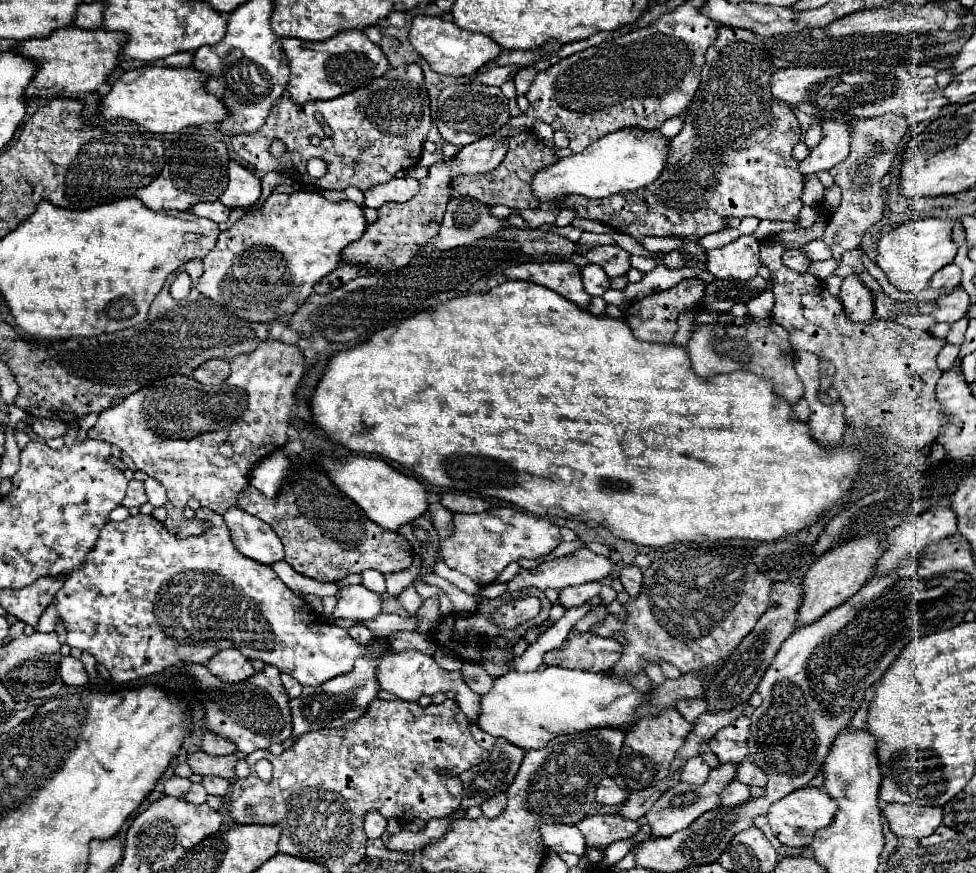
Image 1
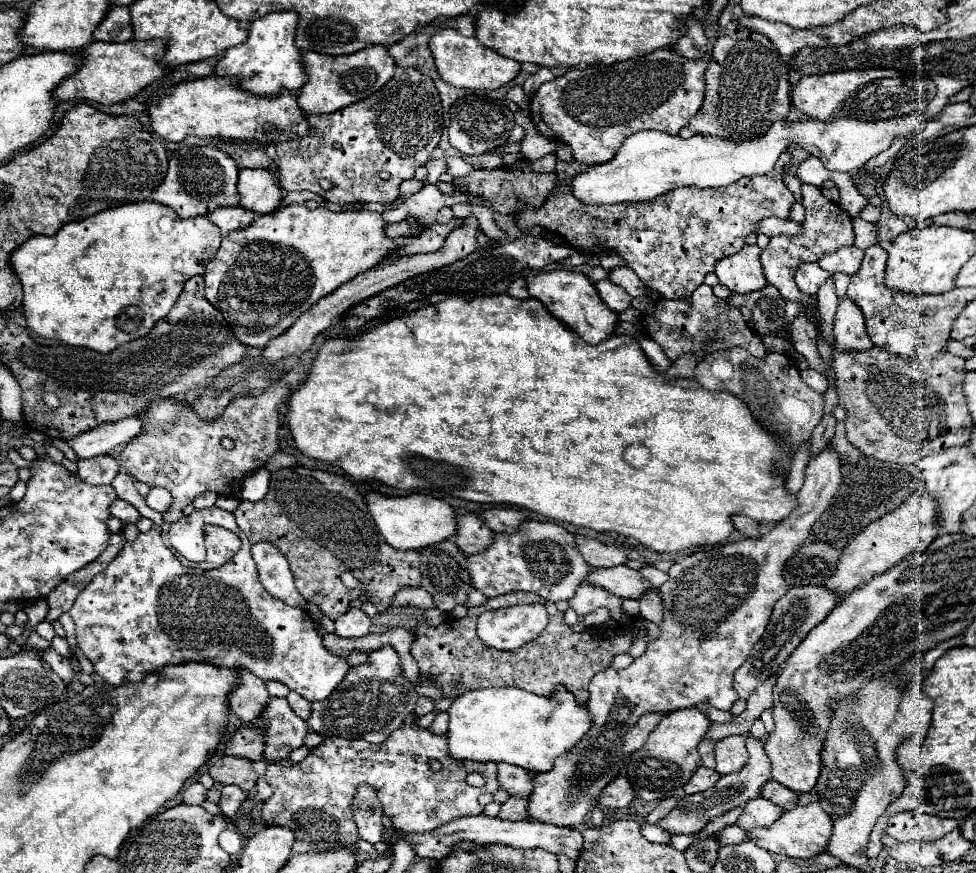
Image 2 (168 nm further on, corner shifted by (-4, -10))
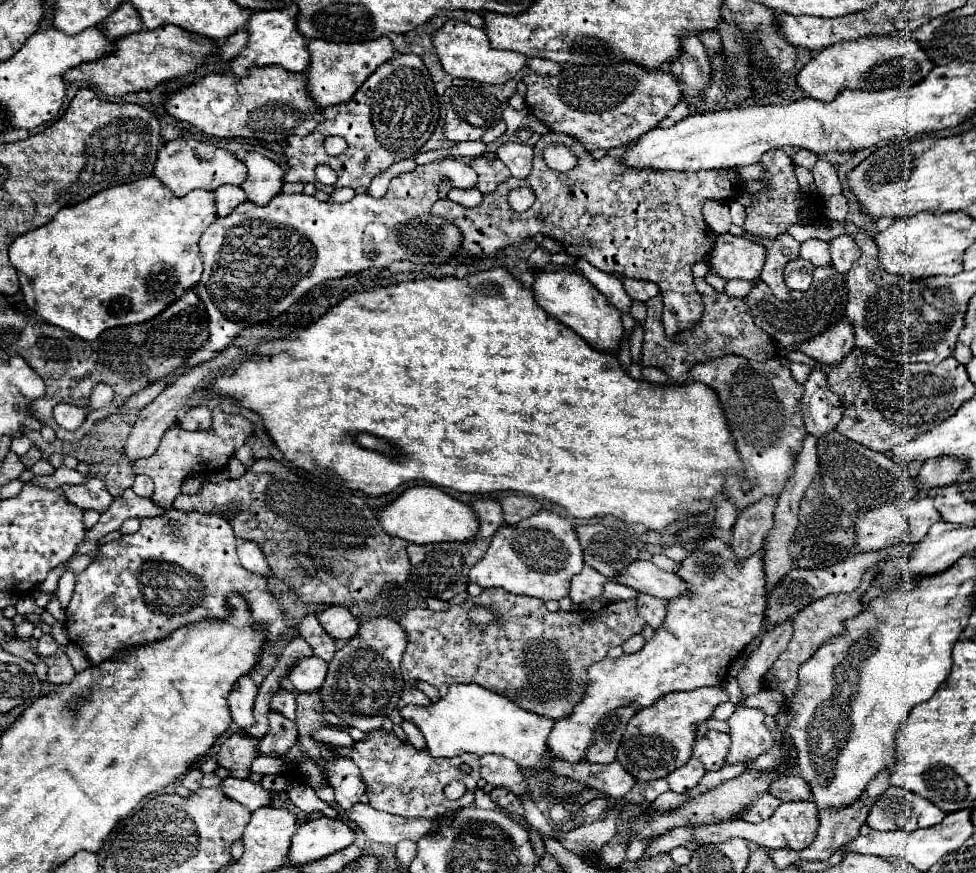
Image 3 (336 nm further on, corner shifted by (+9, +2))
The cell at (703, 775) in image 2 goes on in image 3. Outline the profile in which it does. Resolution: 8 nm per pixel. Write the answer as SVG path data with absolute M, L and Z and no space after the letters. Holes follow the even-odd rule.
M691 758L687 764L673 770L667 776L667 782L669 782L673 792L687 792L687 790L691 790L691 788L695 788L699 784L703 774L705 774L703 764L697 758Z

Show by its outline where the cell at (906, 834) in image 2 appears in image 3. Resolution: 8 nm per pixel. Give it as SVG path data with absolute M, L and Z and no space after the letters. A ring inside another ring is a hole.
M887 788L881 798L875 800L867 824L873 830L919 830L939 824L945 812L929 800L905 790Z

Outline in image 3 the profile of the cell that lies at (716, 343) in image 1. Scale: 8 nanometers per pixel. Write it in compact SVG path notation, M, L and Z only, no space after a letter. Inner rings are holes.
M725 356L695 364L689 370L691 380L699 380L713 390L721 400L727 424L737 440L737 450L745 464L745 478L755 482L751 492L741 490L741 476L725 480L725 496L743 510L763 496L779 496L785 480L793 474L793 462L805 438L805 424L801 416L801 396L805 386L791 374L785 358L769 358L765 362L751 362L743 356ZM737 378L737 386L735 386Z

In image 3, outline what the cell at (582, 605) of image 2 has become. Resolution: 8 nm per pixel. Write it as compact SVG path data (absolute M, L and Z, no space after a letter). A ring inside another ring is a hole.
M585 566L577 576L573 576L569 598L573 600L573 604L581 604L587 600L599 600L603 596L605 582L607 578L603 574Z

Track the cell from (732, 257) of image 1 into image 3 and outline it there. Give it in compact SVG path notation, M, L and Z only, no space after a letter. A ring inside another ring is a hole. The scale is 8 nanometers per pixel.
M719 234L715 248L707 260L709 272L731 280L755 280L761 274L765 262L765 246L745 240L743 236Z

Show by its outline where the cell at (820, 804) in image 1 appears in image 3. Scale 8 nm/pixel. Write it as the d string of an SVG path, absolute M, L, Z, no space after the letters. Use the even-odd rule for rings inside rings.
M799 800L799 802L783 802L769 820L763 820L759 824L751 824L745 820L723 820L721 824L709 824L709 826L699 826L697 828L697 842L687 844L689 850L695 850L701 844L715 844L715 842L725 842L733 836L745 838L751 844L763 846L763 848L791 848L791 850L803 850L809 846L817 834L819 826L819 812L817 806L809 800Z

